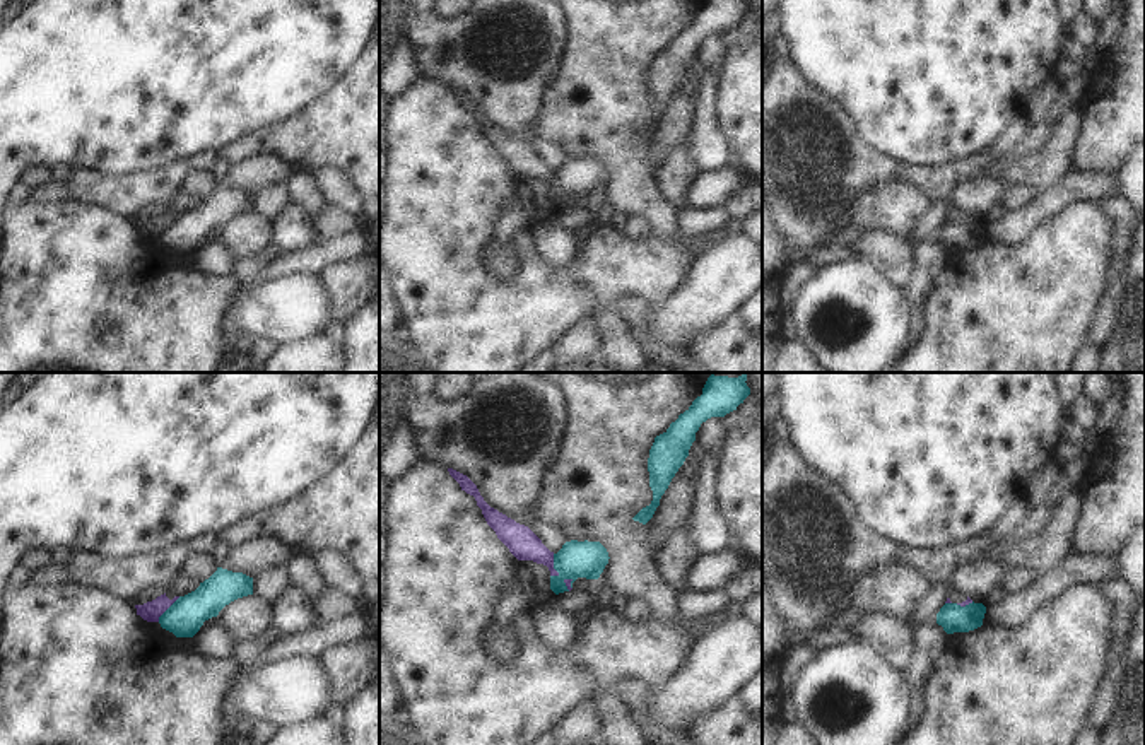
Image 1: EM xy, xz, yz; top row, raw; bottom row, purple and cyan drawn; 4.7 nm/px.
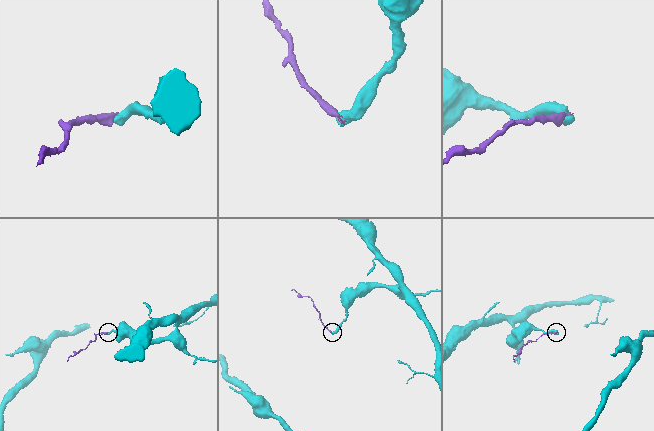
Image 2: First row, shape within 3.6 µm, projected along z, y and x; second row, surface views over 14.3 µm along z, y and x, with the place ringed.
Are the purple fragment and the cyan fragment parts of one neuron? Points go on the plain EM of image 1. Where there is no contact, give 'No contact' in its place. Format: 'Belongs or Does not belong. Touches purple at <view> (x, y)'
Does not belong. Touches purple at xz (552, 183).

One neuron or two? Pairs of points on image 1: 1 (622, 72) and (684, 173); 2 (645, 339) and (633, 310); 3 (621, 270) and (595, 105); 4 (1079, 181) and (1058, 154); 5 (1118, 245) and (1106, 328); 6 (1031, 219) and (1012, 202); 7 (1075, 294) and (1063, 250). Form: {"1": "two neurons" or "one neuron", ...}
{"1": "two neurons", "2": "one neuron", "3": "two neurons", "4": "two neurons", "5": "one neuron", "6": "two neurons", "7": "one neuron"}

